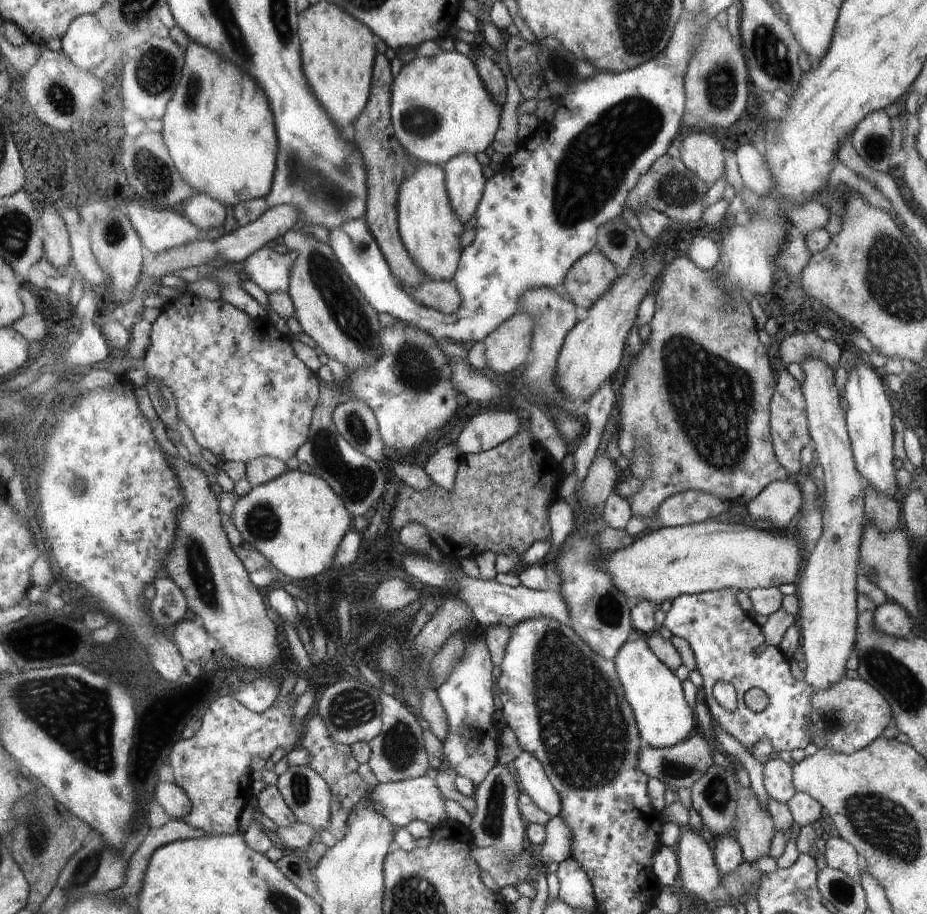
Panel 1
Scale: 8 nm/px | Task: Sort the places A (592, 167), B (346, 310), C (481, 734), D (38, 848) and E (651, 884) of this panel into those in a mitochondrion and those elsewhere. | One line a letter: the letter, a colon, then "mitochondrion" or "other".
A: mitochondrion
B: mitochondrion
C: other
D: mitochondrion
E: other

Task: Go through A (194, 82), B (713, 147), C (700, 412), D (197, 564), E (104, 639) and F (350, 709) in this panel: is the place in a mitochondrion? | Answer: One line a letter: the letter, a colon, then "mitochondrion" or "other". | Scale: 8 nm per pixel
A: mitochondrion
B: other
C: mitochondrion
D: mitochondrion
E: other
F: mitochondrion

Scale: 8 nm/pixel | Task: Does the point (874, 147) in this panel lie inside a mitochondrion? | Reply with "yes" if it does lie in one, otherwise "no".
yes

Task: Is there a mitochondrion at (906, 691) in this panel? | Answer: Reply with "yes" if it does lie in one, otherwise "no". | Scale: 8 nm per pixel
yes

